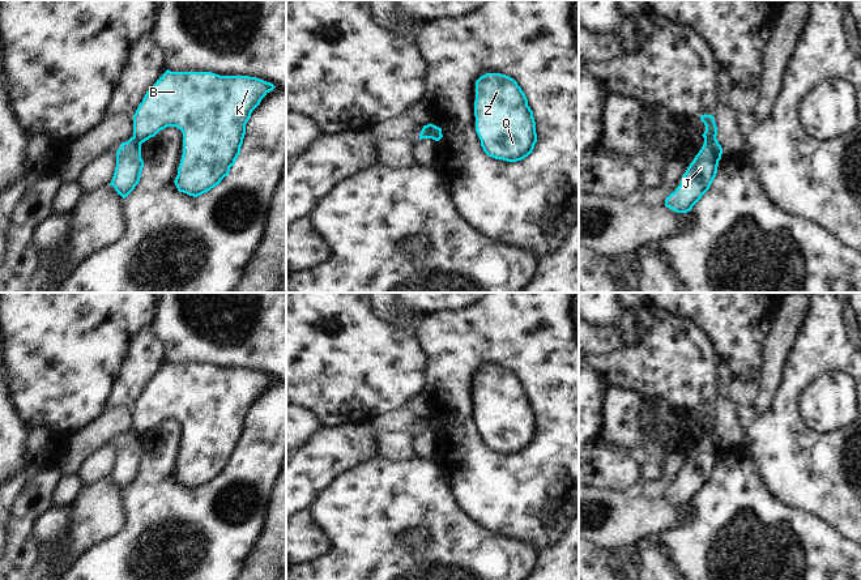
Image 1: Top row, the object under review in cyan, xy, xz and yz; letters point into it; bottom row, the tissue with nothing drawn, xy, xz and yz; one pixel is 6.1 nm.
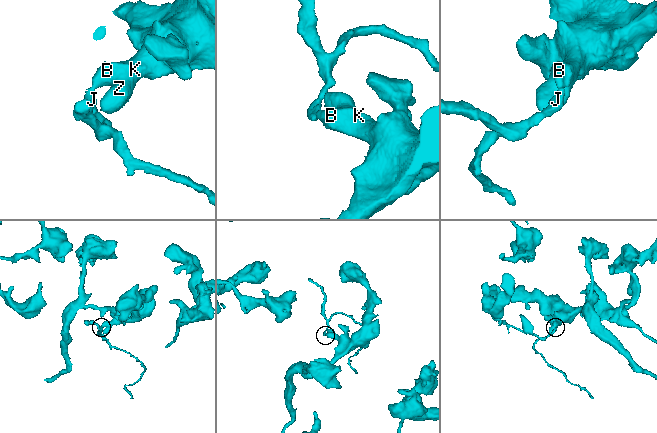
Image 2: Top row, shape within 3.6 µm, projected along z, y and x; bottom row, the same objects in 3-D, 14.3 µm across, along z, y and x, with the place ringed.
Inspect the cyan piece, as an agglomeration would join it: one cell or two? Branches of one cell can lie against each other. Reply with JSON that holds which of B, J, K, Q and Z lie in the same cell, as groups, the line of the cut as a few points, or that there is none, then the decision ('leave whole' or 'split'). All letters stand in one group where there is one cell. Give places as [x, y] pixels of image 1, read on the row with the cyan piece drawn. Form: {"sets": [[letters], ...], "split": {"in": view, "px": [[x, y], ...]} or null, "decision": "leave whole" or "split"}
{"sets": [["B", "K", "Q", "Z"], ["J"]], "split": {"in": "yz", "px": [[715, 137], [704, 140]]}, "decision": "split"}

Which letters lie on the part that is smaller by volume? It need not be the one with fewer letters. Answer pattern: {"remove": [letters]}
{"remove": ["J"]}

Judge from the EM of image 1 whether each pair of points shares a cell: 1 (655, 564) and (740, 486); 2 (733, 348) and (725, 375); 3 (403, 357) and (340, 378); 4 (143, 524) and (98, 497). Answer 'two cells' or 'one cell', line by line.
1: two cells
2: two cells
3: one cell
4: two cells

